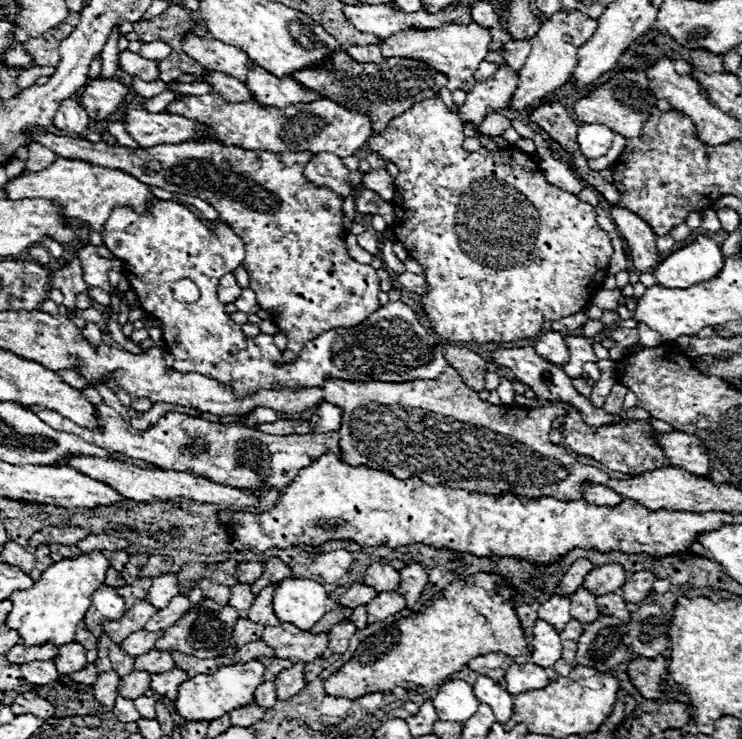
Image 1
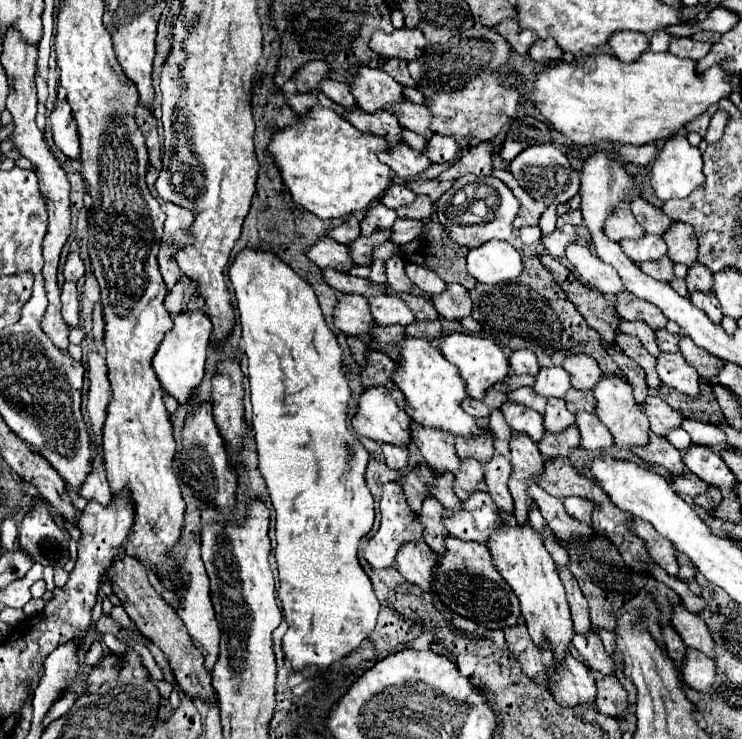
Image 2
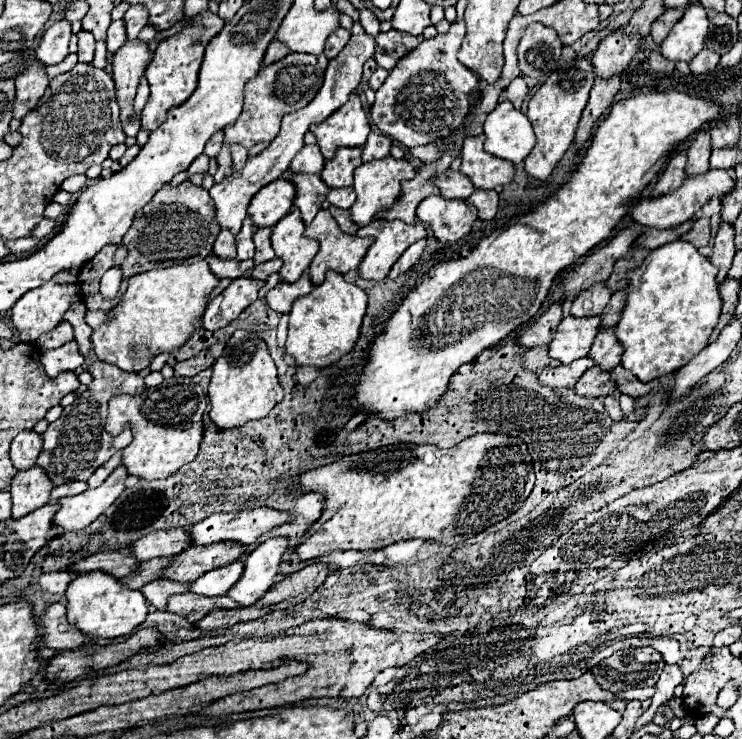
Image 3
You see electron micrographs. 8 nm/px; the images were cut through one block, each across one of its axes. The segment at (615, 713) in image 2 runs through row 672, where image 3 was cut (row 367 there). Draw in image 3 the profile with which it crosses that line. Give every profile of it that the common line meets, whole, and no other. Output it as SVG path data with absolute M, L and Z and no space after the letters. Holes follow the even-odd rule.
M594 366L594 368L584 372L584 376L574 386L574 390L580 396L600 398L600 396L608 396L610 392L614 392L616 390L616 382L612 380L612 372L604 372L598 366Z

